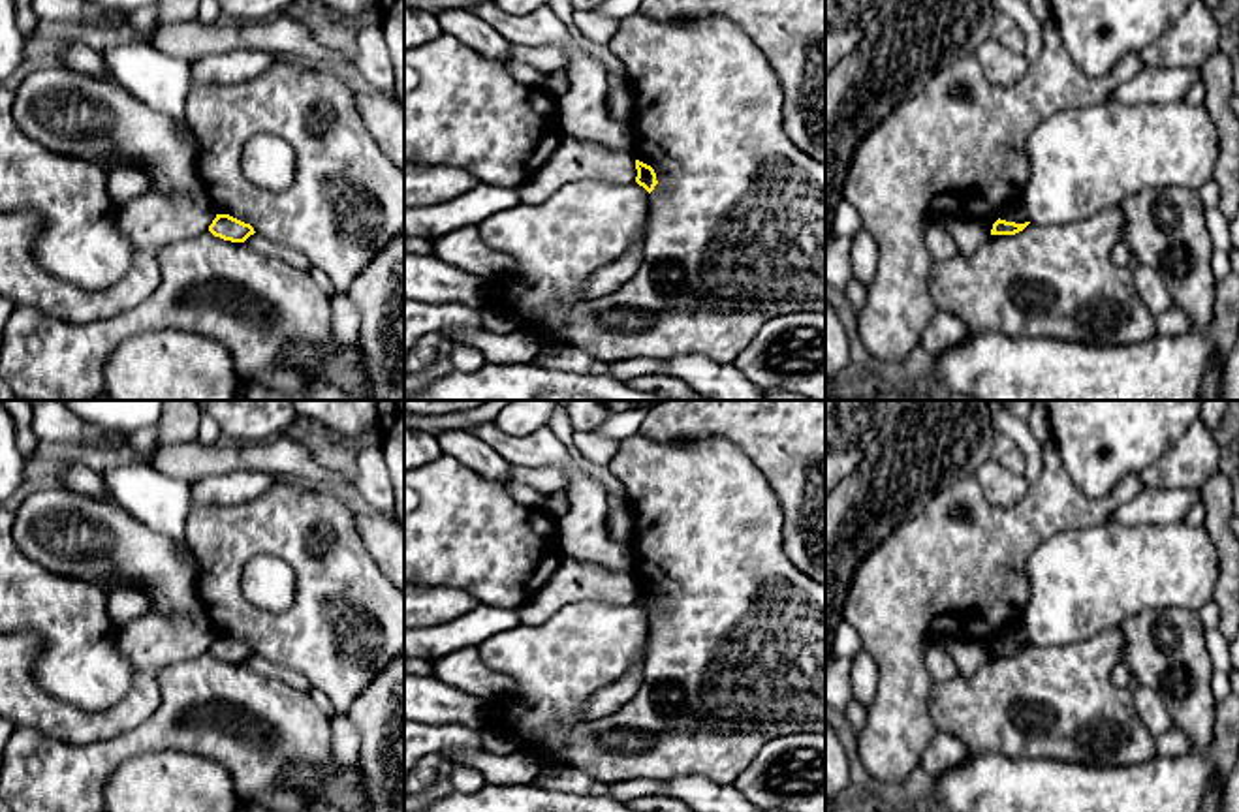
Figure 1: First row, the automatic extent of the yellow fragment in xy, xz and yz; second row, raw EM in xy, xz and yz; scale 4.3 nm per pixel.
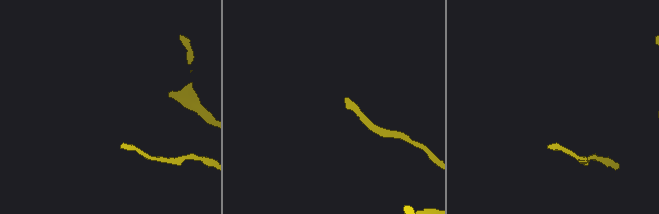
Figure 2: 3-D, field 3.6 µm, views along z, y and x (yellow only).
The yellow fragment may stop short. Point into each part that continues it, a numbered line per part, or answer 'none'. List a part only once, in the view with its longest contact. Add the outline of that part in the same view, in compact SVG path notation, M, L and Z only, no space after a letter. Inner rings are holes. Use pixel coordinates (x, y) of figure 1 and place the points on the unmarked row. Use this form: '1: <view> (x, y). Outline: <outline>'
none

